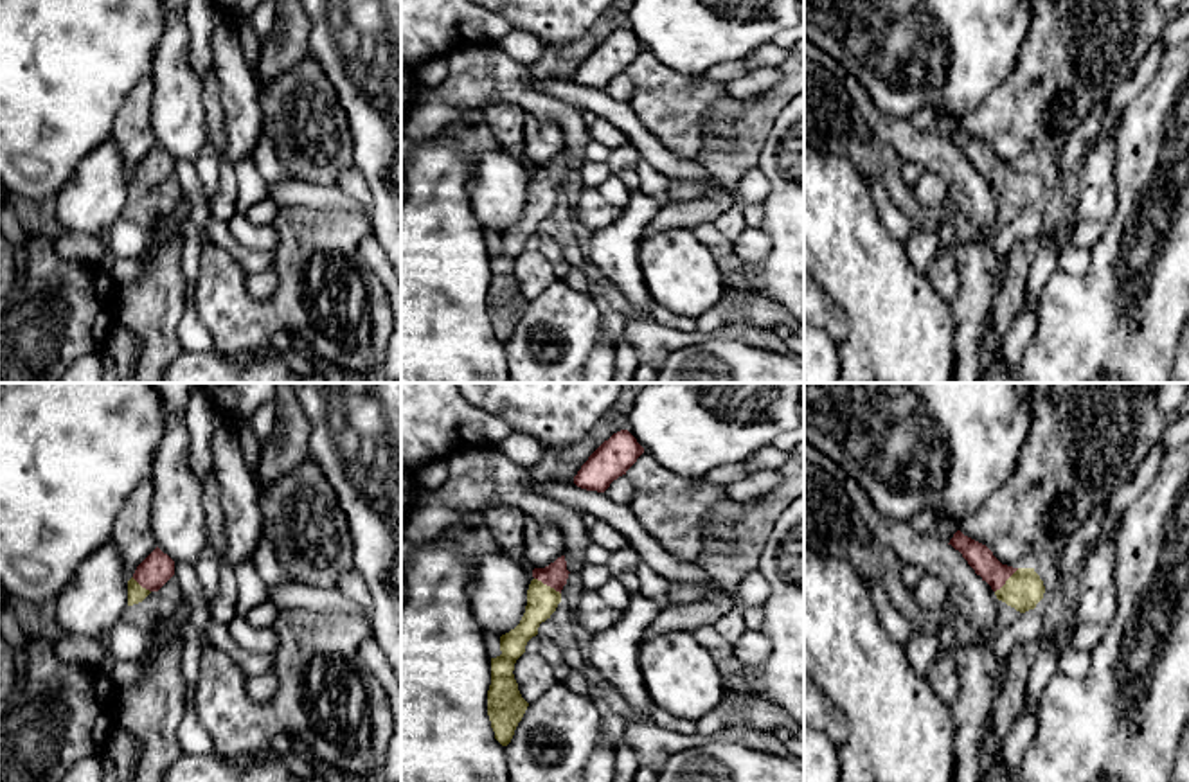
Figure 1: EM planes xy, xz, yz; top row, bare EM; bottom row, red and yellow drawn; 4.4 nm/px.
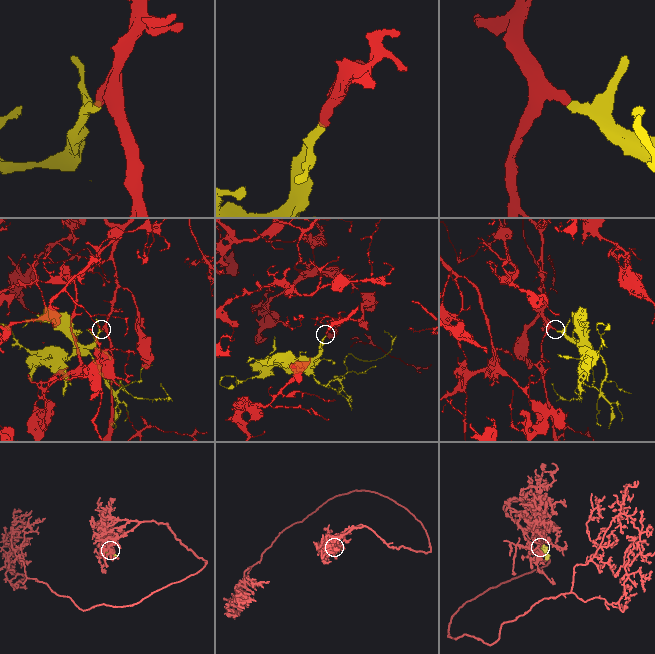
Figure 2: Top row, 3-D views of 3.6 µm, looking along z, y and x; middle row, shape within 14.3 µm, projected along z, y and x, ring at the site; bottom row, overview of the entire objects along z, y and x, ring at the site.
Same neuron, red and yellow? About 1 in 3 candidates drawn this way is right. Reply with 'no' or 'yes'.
yes

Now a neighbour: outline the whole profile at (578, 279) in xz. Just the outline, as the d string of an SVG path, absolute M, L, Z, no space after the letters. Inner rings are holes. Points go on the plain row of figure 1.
M570 266L570 270L567 271L567 275L563 277L563 282L567 286L570 286L576 291L588 291L590 284L594 280L594 275L590 270L579 270Z

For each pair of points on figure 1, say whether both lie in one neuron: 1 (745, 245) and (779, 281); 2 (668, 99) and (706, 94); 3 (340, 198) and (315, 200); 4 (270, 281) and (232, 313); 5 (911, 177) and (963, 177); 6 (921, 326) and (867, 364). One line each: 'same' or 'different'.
1: different
2: same
3: same
4: different
5: different
6: same

